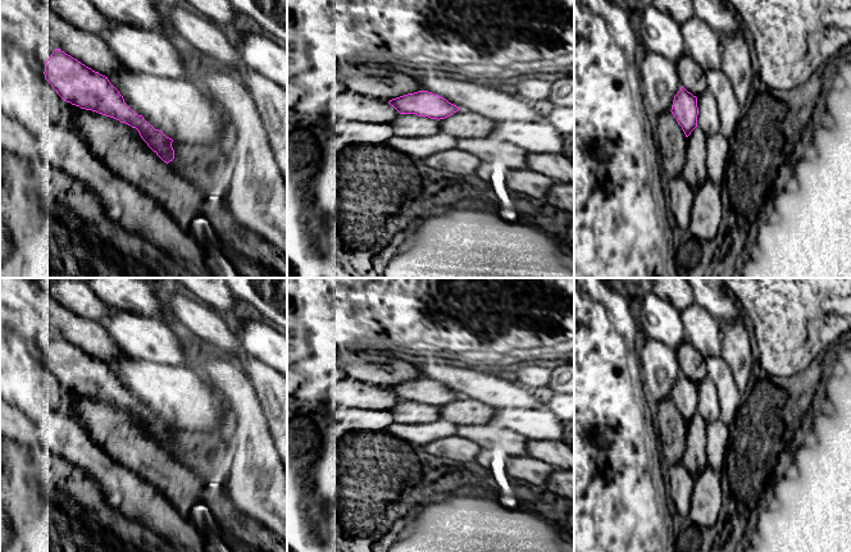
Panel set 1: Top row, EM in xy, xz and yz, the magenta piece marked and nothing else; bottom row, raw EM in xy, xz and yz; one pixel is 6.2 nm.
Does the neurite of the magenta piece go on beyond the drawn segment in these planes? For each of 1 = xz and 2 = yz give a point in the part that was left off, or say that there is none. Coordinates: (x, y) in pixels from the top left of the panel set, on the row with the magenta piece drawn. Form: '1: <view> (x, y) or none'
1: none
2: none

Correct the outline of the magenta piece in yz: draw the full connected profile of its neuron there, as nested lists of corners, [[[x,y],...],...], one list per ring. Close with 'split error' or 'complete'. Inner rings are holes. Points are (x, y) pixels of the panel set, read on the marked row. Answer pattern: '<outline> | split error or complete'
[[[683,86],[674,96],[672,114],[682,127],[686,137],[697,127],[697,97],[688,92]]] | complete

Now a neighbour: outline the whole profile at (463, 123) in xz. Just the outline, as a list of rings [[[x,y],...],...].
[[[459,109],[452,115],[438,120],[440,129],[459,137],[491,137],[496,123],[481,114]]]

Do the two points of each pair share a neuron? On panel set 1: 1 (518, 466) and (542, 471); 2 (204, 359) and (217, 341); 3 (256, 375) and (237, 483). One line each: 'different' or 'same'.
1: same
2: different
3: different

